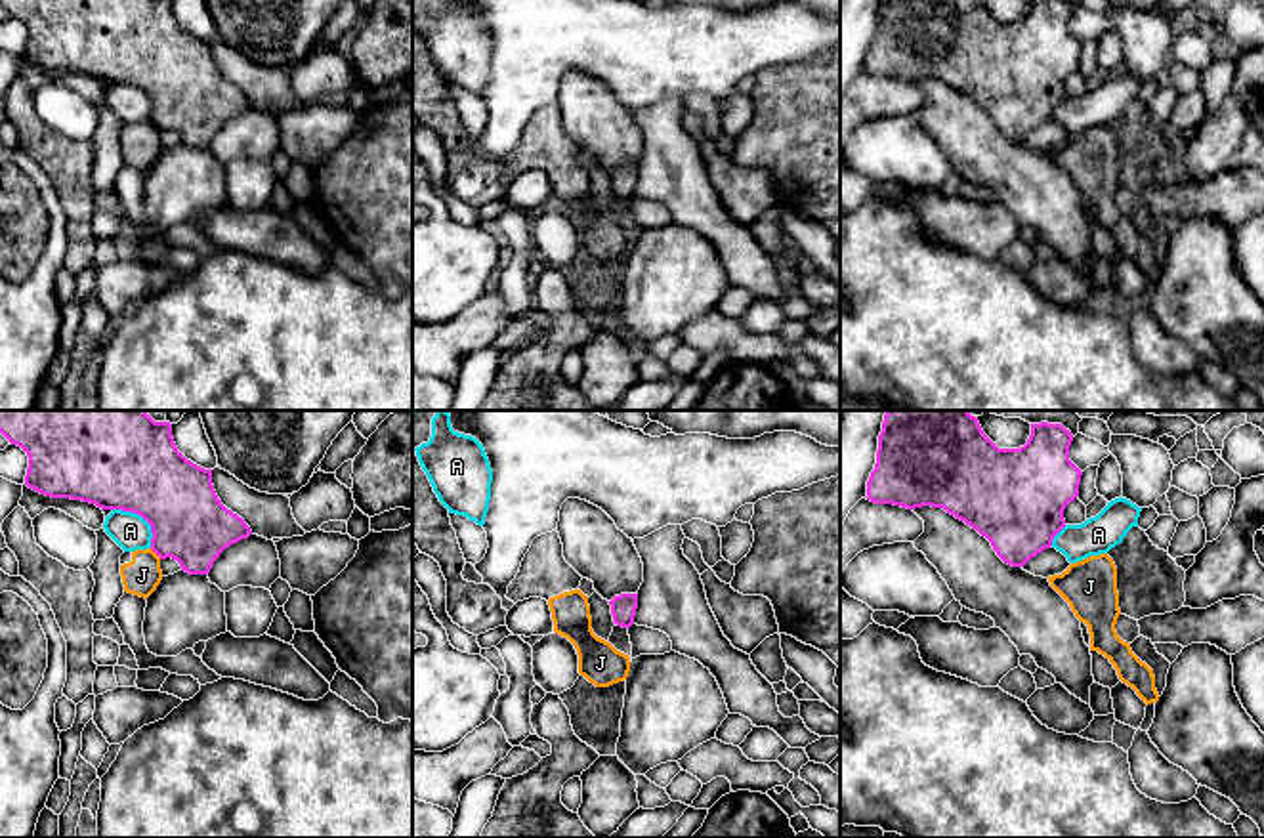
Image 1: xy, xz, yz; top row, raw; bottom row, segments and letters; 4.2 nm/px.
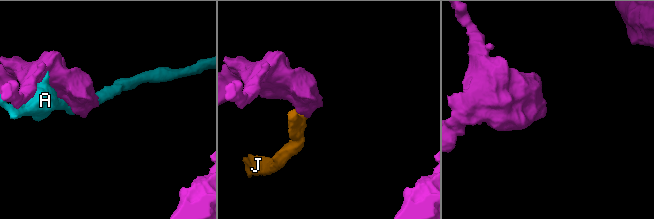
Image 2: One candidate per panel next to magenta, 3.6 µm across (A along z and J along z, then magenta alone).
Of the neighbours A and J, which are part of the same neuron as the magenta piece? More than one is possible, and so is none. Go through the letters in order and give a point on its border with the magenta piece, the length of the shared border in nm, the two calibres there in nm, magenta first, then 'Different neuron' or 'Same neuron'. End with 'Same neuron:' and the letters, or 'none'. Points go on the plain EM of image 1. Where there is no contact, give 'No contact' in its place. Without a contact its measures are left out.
A: Touches magenta at xy (142, 88). Shared border 240 nm. Thickness 360 nm (magenta) against 160 nm. Different neuron
J: Touches magenta at xy (155, 125). Shared border 70 nm. Thickness 320 nm (magenta) against 160 nm. Different neuron
Same neuron: none

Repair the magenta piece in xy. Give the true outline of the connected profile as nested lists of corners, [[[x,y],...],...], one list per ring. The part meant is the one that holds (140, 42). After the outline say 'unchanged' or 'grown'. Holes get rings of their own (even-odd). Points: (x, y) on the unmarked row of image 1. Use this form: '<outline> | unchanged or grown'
[[[0,0],[0,6],[29,29],[25,57],[52,71],[95,76],[101,82],[122,82],[141,88],[151,97],[151,122],[172,130],[189,147],[208,147],[220,126],[248,111],[250,99],[227,82],[212,57],[212,42],[187,32],[176,19],[172,0]]] | unchanged

